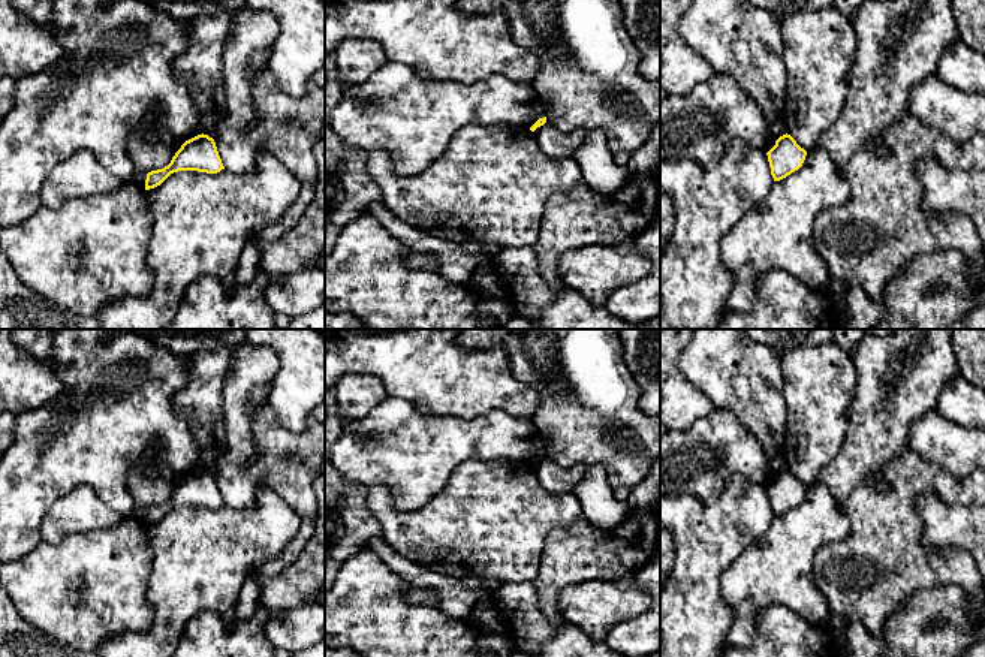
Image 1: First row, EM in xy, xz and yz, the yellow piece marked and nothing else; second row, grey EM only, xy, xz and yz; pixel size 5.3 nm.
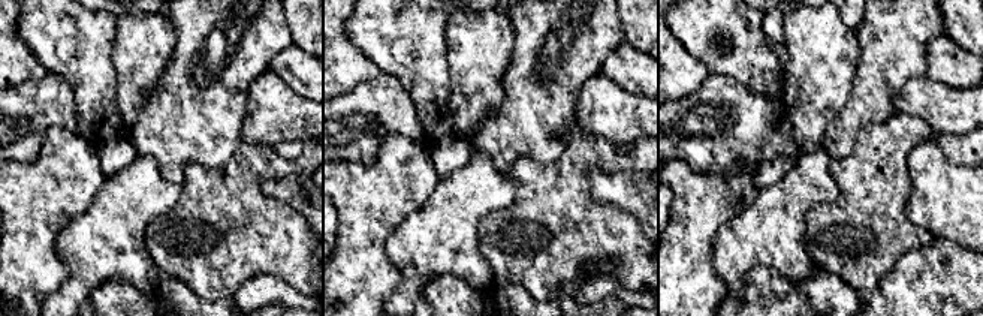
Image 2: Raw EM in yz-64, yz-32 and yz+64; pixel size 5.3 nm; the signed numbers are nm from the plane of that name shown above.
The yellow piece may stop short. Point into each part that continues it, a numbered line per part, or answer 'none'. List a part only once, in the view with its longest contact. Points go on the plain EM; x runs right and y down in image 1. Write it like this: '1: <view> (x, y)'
none

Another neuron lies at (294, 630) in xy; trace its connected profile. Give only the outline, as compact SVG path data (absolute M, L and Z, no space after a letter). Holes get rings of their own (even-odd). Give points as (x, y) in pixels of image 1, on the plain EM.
M310 602L290 611L269 611L263 633L275 650L295 654L310 648L325 639L325 606Z

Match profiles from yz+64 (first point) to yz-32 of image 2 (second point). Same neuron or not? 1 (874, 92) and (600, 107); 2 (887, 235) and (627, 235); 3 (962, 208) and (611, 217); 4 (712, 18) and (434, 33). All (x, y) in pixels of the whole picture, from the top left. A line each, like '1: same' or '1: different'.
1: different
2: same
3: different
4: same

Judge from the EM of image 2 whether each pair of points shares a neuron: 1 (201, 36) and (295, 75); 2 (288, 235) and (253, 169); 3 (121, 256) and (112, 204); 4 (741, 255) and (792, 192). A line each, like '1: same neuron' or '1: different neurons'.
1: different neurons
2: same neuron
3: same neuron
4: same neuron

